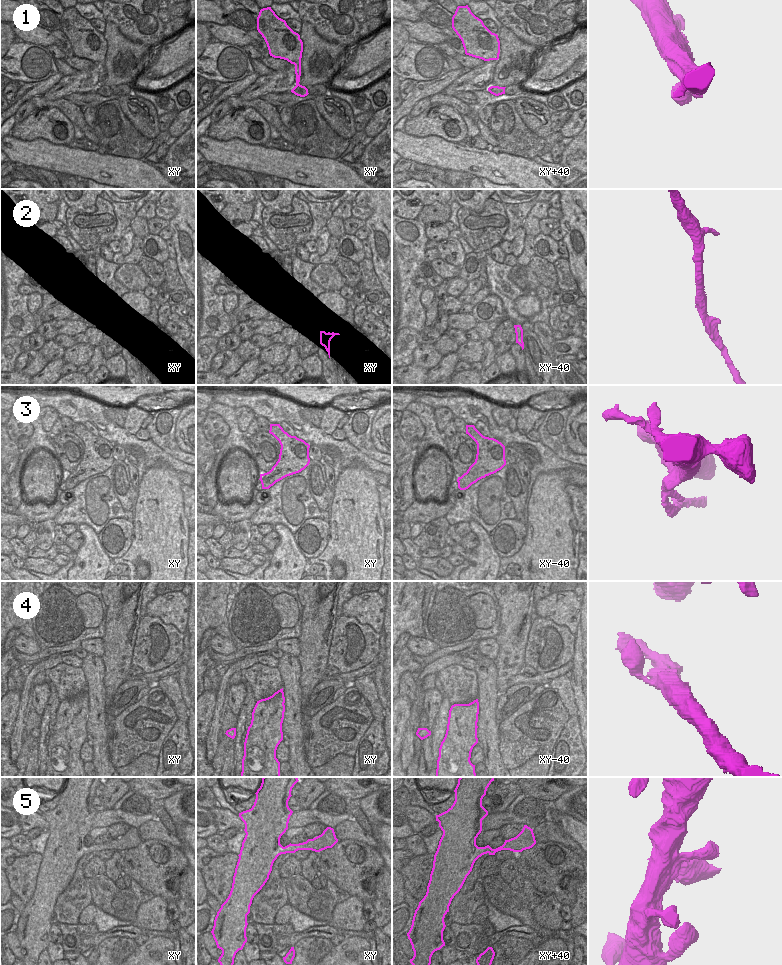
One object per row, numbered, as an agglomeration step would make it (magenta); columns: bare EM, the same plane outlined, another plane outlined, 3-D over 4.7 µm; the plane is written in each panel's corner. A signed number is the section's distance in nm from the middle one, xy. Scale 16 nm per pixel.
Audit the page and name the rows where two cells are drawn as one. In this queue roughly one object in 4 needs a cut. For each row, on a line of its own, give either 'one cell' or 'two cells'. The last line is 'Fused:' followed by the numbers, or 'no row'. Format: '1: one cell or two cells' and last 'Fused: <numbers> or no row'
1: one cell
2: one cell
3: one cell
4: one cell
5: one cell
Fused: no row

